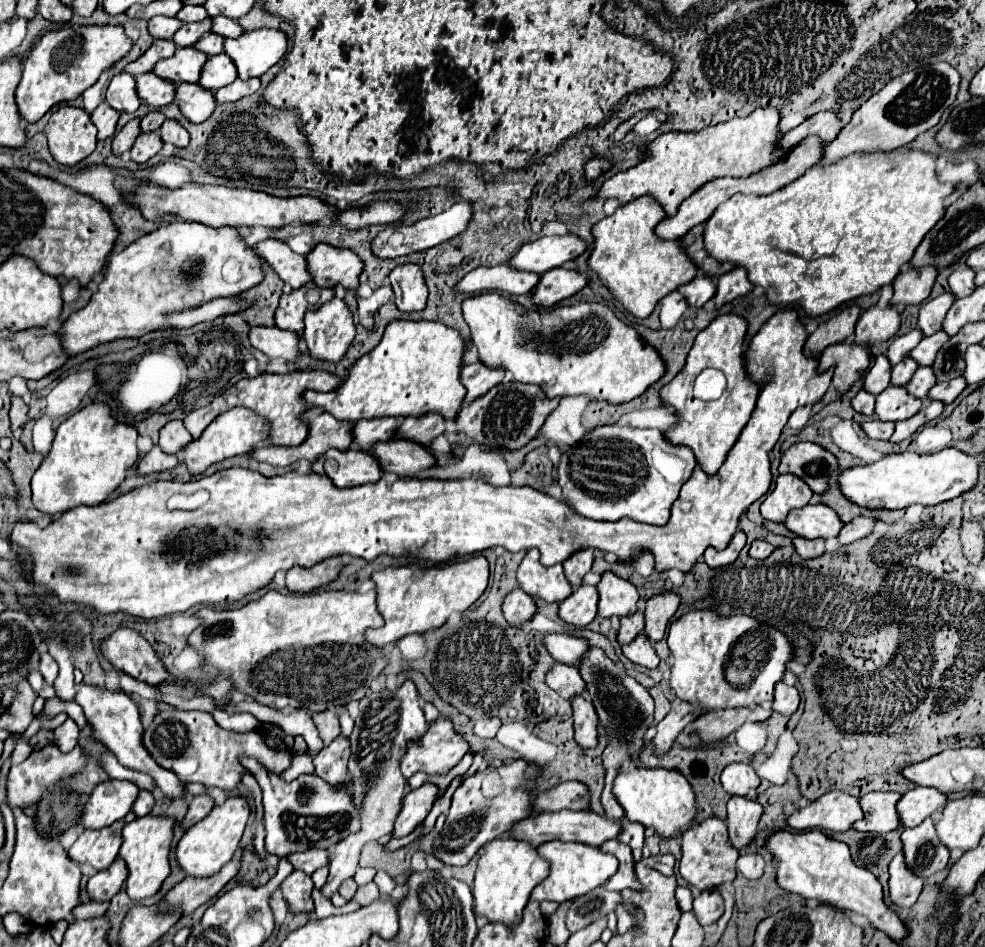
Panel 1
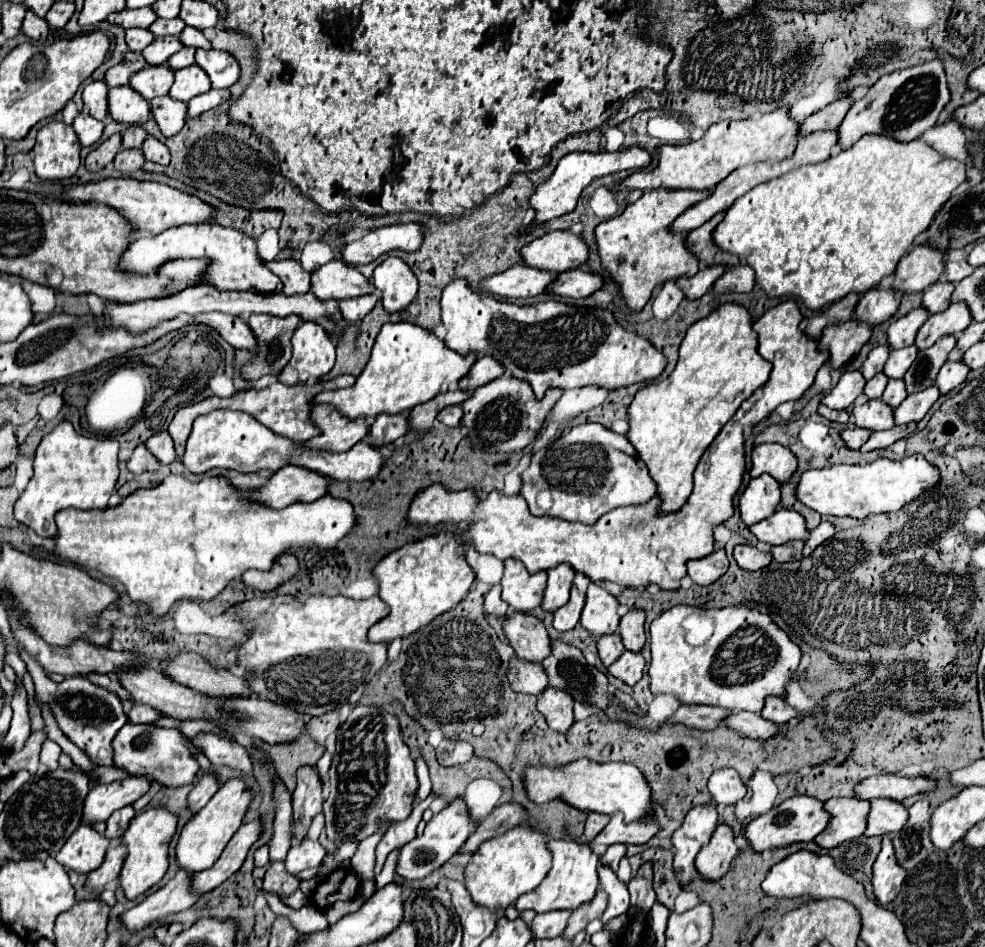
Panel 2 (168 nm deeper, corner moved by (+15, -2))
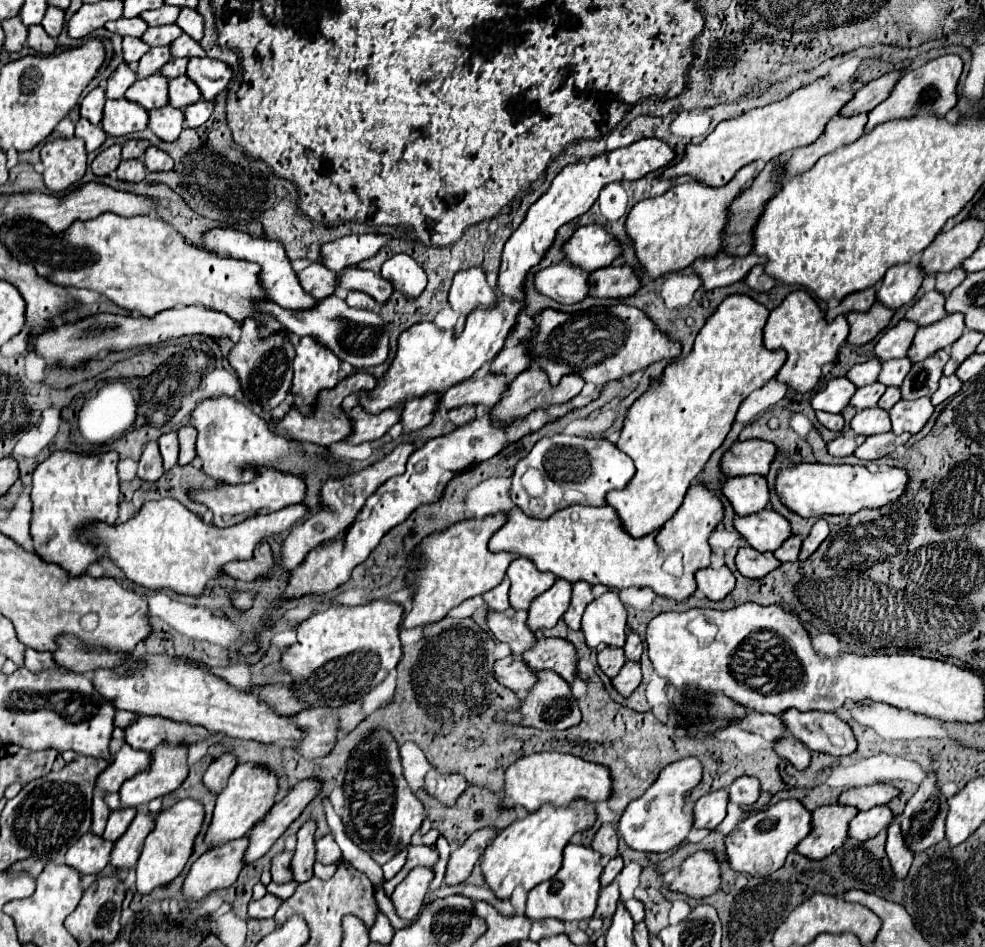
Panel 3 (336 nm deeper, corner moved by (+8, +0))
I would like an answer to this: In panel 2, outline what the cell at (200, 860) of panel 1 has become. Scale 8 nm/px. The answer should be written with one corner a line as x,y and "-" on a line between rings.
238,778
226,780
220,786
220,790
214,794
214,798
200,812
196,812
192,816
192,820
184,826
180,840
176,844
176,858
178,858
180,868
184,868
192,874
210,868
218,860
218,856
222,854
222,850
226,848
230,838
240,828
250,804
252,804
252,798
254,798
254,794
244,784
244,780
238,780

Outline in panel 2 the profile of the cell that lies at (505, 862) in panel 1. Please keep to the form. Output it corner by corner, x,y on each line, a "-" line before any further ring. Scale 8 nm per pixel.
528,824
514,826
512,830
486,840
476,854
472,854
466,866
466,888
472,894
474,902
488,906
498,916
514,904
522,894
534,890
542,878
550,872
552,854
548,850
548,836
542,830
534,830

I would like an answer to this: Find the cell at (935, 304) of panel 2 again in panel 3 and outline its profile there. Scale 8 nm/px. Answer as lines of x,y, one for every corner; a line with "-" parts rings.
939,290
925,292
905,314
907,320
917,322
919,326
933,324
933,322
937,322
937,320
941,320
945,316
947,316
947,312
945,312
945,296

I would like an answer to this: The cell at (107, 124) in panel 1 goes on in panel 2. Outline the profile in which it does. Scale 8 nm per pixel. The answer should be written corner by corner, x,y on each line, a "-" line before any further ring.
82,110
82,112
76,116
72,128
76,130
82,146
94,146
94,144
100,140
100,136
102,136
104,124
102,124
100,120
92,118
86,110

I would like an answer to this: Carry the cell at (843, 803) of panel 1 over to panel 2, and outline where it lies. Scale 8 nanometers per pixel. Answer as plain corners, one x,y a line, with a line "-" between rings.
792,796
792,798
784,800
780,806
772,808
770,812
750,820
748,826
744,828
744,836
750,844
750,848
756,854
762,854
762,852
768,852
774,848
790,846
794,842
810,842
826,826
828,826
828,812
824,810
824,804
820,804
820,800
810,798
810,796

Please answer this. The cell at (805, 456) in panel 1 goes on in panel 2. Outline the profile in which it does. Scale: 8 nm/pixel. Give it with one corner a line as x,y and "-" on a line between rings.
758,444
752,450
750,476
770,474
778,482
788,480
796,470
796,456
780,444

